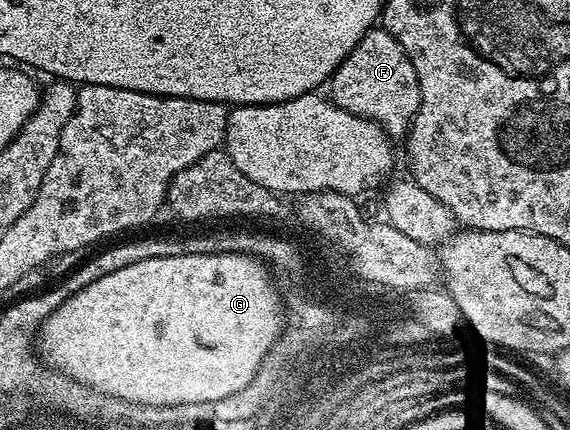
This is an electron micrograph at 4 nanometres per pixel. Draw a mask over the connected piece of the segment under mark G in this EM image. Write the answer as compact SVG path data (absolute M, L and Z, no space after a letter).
M188 254L187 256L163 256L139 260L139 264L127 264L119 272L111 272L95 280L79 292L75 292L61 307L55 308L39 331L41 354L45 357L44 365L54 371L60 371L73 382L90 386L101 394L122 398L142 404L160 404L164 407L196 408L201 403L212 404L245 389L251 384L262 361L282 335L283 314L281 318L281 298L273 287L274 279L267 278L251 254Z

